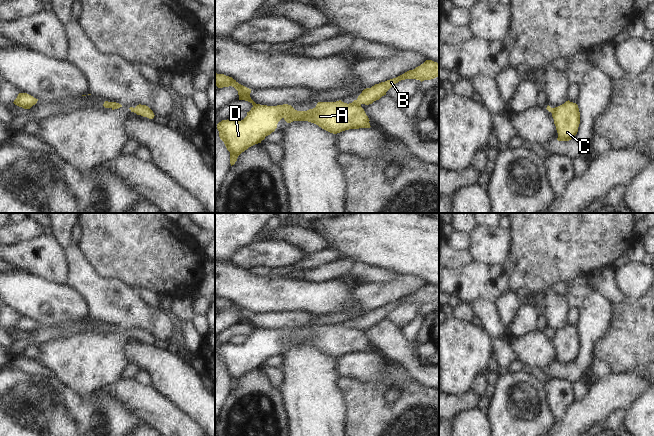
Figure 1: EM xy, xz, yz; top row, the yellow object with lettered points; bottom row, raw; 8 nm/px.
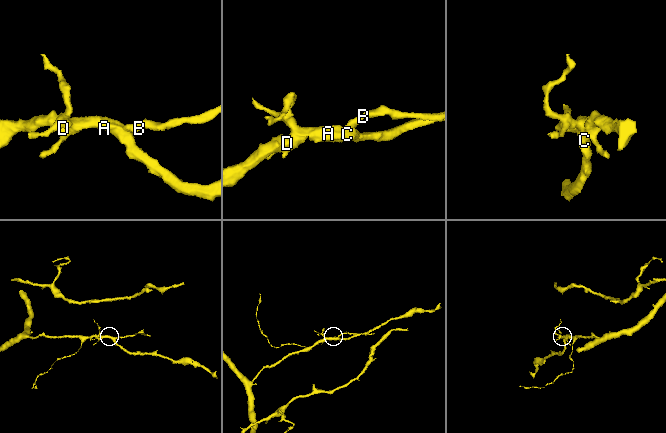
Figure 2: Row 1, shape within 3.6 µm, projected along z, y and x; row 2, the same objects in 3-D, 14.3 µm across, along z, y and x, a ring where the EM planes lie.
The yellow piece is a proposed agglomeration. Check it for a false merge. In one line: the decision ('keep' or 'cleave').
cleave

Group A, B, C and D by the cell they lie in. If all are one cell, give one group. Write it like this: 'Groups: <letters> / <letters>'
Groups: A C D / B

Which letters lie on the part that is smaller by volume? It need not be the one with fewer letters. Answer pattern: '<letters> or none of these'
B

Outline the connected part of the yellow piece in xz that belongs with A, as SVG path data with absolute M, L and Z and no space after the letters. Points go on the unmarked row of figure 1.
M215 297L215 309L218 312L232 310L238 315L239 324L250 326L253 331L247 340L240 345L222 344L217 348L219 361L224 366L230 376L230 388L235 388L238 380L249 371L261 367L266 360L270 359L277 352L278 346L283 342L287 347L293 345L308 345L321 351L322 353L337 358L349 353L370 352L369 342L358 324L352 327L344 327L341 324L336 326L318 326L316 331L307 335L297 335L291 329L283 328L277 330L267 330L256 328L250 321L251 313L239 308L232 301Z

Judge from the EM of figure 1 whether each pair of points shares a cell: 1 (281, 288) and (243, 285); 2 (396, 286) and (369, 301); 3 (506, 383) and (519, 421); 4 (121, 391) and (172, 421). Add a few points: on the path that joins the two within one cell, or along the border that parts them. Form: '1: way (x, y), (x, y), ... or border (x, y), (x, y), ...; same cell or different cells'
1: way (272, 288), (252, 288); same cell
2: way (389, 293), (376, 295); same cell
3: way (507, 392), (508, 398), (519, 412); same cell
4: way (134, 396), (159, 413); same cell

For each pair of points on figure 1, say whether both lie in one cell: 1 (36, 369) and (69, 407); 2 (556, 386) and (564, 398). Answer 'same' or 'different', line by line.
1: different
2: same

